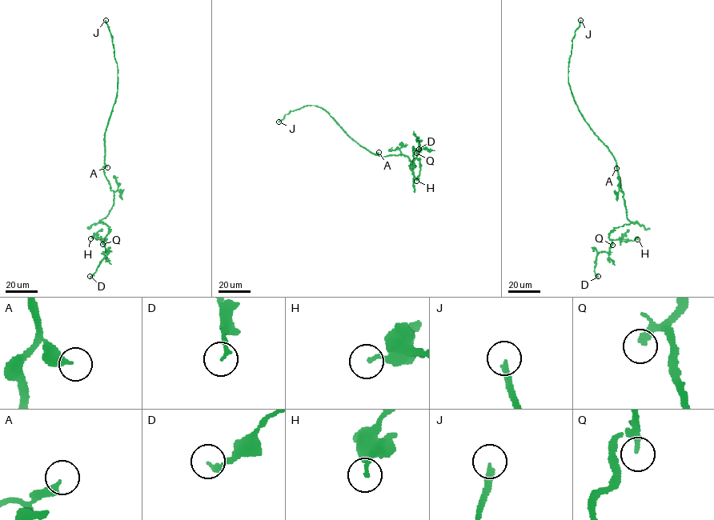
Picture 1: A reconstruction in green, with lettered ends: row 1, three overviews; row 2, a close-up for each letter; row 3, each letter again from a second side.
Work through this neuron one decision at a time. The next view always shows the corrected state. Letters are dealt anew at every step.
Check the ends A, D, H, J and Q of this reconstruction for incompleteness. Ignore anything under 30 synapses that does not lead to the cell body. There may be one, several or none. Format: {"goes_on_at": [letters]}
{"goes_on_at": ["J", "Q"]}

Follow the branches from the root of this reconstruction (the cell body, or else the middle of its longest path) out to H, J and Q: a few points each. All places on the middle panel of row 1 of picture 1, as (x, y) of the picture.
H: (375, 154), (408, 156), (411, 170), (413, 147), (420, 166), (416, 181)
J: (375, 154), (353, 140), (328, 113), (316, 106), (306, 106), (290, 111), (278, 122)
Q: (375, 154), (408, 156), (411, 170), (413, 147), (416, 153)

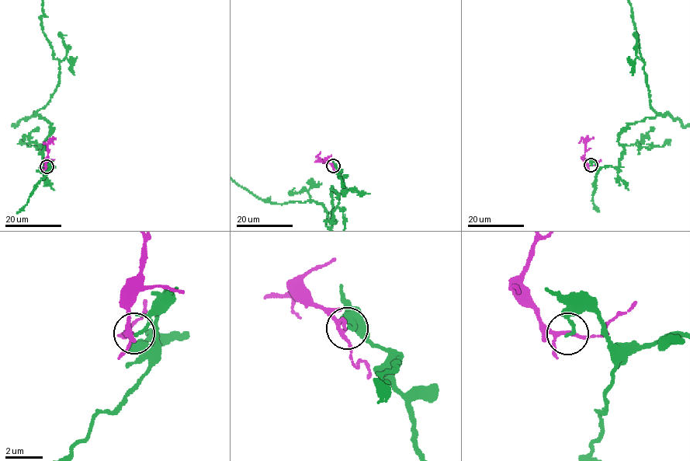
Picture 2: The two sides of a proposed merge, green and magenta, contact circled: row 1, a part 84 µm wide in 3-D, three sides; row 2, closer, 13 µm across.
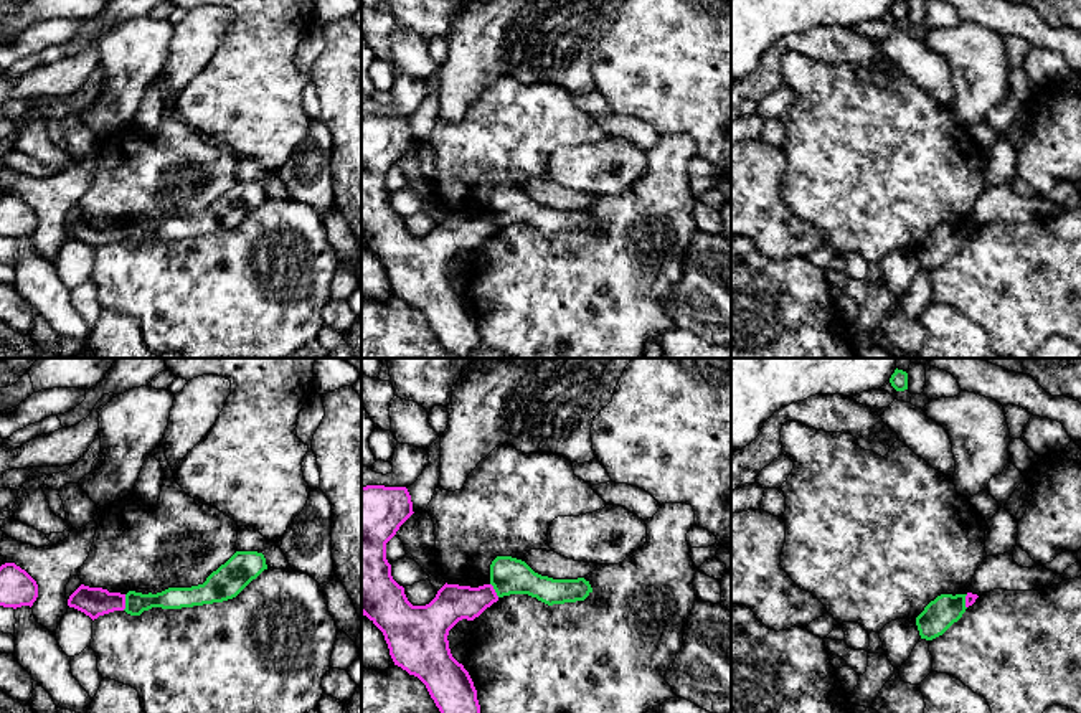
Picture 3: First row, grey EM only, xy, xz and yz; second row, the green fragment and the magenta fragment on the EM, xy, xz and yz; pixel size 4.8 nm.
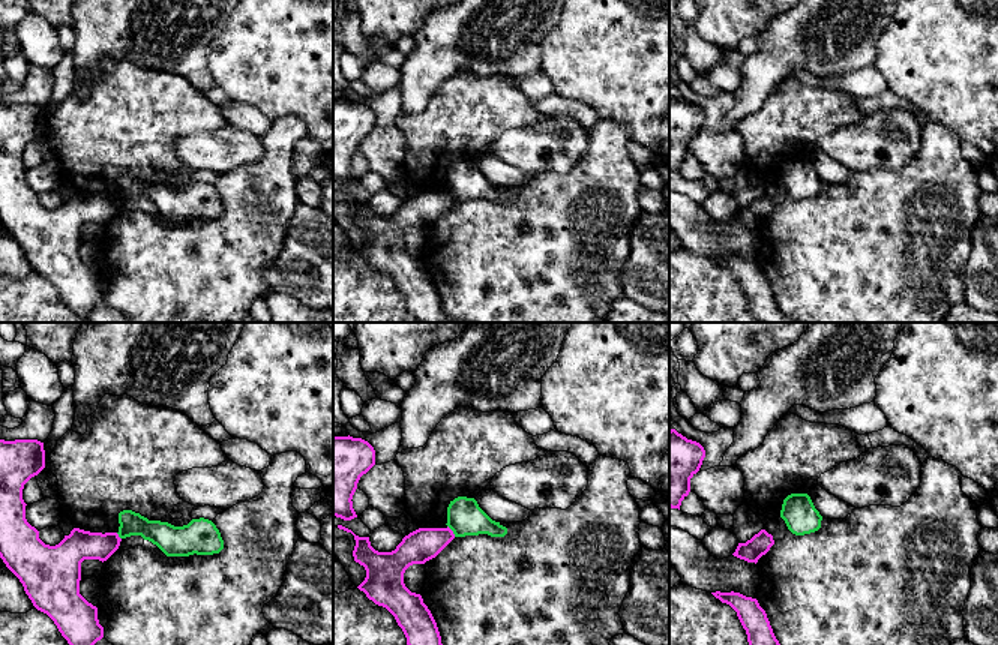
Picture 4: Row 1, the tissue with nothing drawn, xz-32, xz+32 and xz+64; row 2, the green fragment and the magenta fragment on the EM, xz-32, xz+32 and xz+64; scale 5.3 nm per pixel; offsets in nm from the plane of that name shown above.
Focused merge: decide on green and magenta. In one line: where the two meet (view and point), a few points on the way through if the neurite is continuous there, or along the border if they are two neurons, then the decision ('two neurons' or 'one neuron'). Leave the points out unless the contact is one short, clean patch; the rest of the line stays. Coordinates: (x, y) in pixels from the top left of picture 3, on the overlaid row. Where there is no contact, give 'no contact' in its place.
xy (126, 603) | along xy (126, 594), (126, 606), (122, 609) | two neurons

